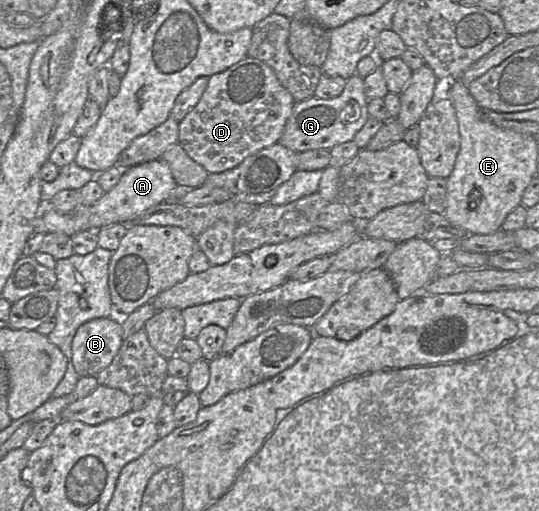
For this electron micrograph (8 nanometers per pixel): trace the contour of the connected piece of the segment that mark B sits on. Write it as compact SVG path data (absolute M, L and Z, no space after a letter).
M97 318L77 329L72 340L72 362L79 377L96 377L110 365L123 342L121 319Z

